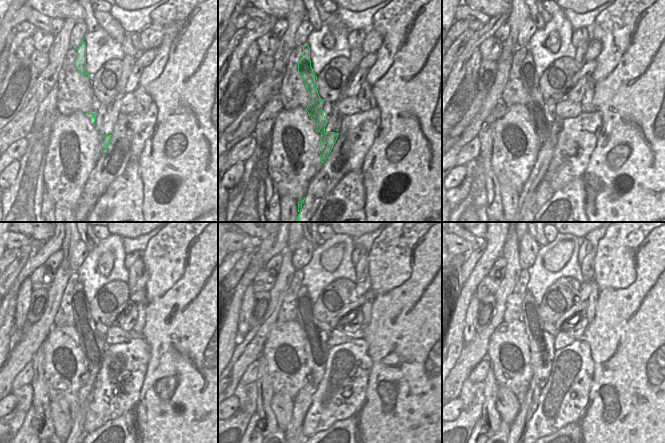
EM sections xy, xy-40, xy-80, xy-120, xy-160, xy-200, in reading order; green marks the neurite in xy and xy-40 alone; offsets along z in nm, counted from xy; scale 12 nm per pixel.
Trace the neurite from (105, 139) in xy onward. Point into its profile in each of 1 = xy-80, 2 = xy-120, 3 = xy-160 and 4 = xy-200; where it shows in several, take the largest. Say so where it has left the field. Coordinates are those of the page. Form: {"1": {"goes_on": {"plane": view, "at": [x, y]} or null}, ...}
{"1": {"goes_on": {"plane": "xy-80", "at": [543, 122]}}, "2": {"goes_on": {"plane": "xy-120", "at": [93, 345]}}, "3": {"goes_on": {"plane": "xy-160", "at": [316, 347]}}, "4": {"goes_on": {"plane": "xy-200", "at": [541, 343]}}}

